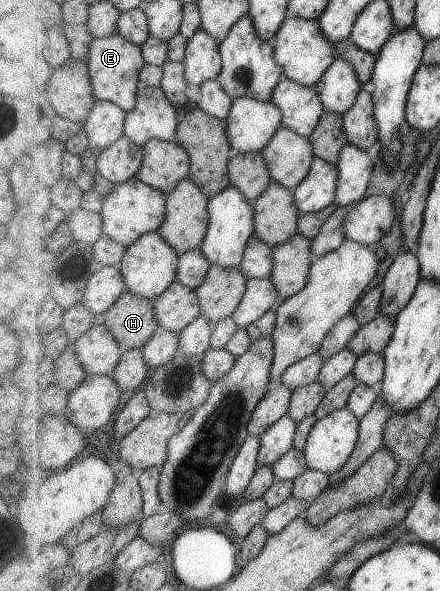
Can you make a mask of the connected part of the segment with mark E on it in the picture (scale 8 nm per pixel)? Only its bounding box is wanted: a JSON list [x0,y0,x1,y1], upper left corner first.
[88,32,147,112]

